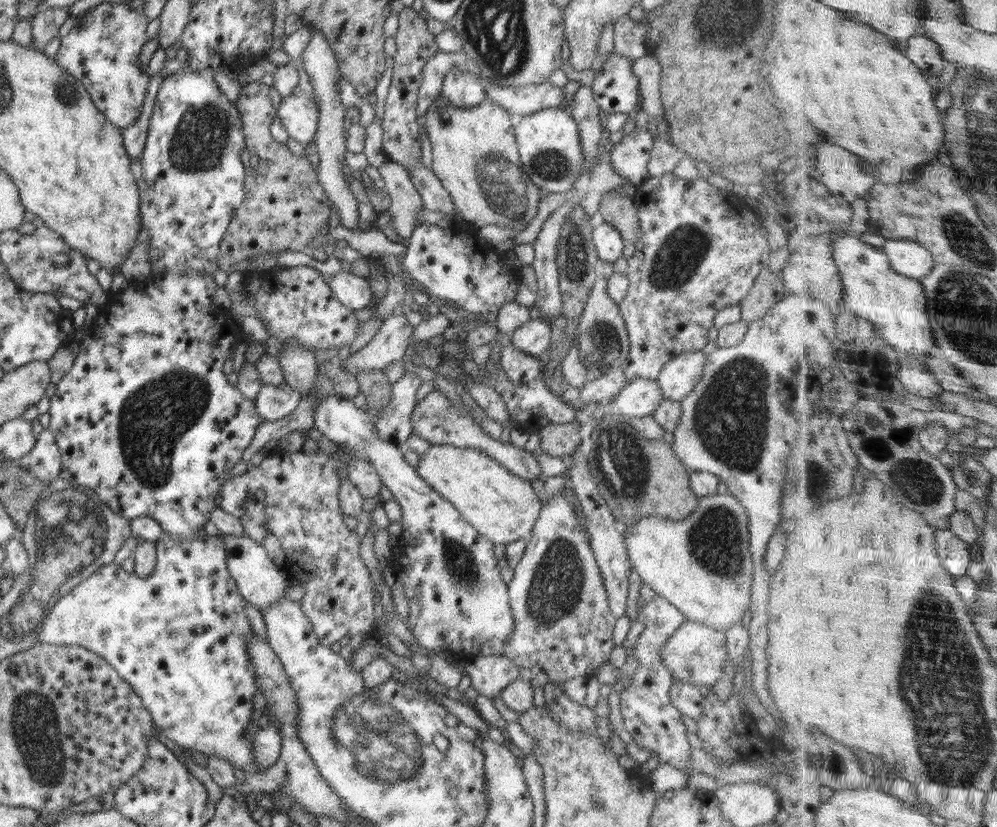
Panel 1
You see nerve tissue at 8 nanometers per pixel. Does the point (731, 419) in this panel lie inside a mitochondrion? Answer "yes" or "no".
yes

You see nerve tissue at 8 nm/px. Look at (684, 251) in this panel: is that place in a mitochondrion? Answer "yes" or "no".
yes

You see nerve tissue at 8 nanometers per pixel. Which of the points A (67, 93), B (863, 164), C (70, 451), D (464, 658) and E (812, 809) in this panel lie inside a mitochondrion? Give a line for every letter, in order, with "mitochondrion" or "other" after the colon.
A: mitochondrion
B: other
C: other
D: other
E: other

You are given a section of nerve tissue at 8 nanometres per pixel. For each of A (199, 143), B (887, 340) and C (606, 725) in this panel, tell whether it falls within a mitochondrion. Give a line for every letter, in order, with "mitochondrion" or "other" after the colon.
A: mitochondrion
B: other
C: other

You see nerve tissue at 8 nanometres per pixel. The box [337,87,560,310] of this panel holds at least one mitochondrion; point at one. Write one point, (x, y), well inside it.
(495, 177)

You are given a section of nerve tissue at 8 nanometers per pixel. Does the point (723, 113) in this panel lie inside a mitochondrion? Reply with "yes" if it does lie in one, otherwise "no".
no

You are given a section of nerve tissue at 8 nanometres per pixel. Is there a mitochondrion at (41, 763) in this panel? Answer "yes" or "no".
yes

